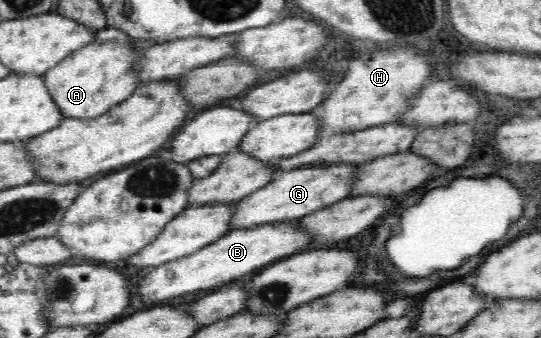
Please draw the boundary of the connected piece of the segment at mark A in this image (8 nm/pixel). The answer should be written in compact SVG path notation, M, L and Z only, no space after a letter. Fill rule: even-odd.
M92 41L69 57L50 67L42 76L42 85L63 118L95 118L131 95L137 85L131 63L135 50L121 42Z

